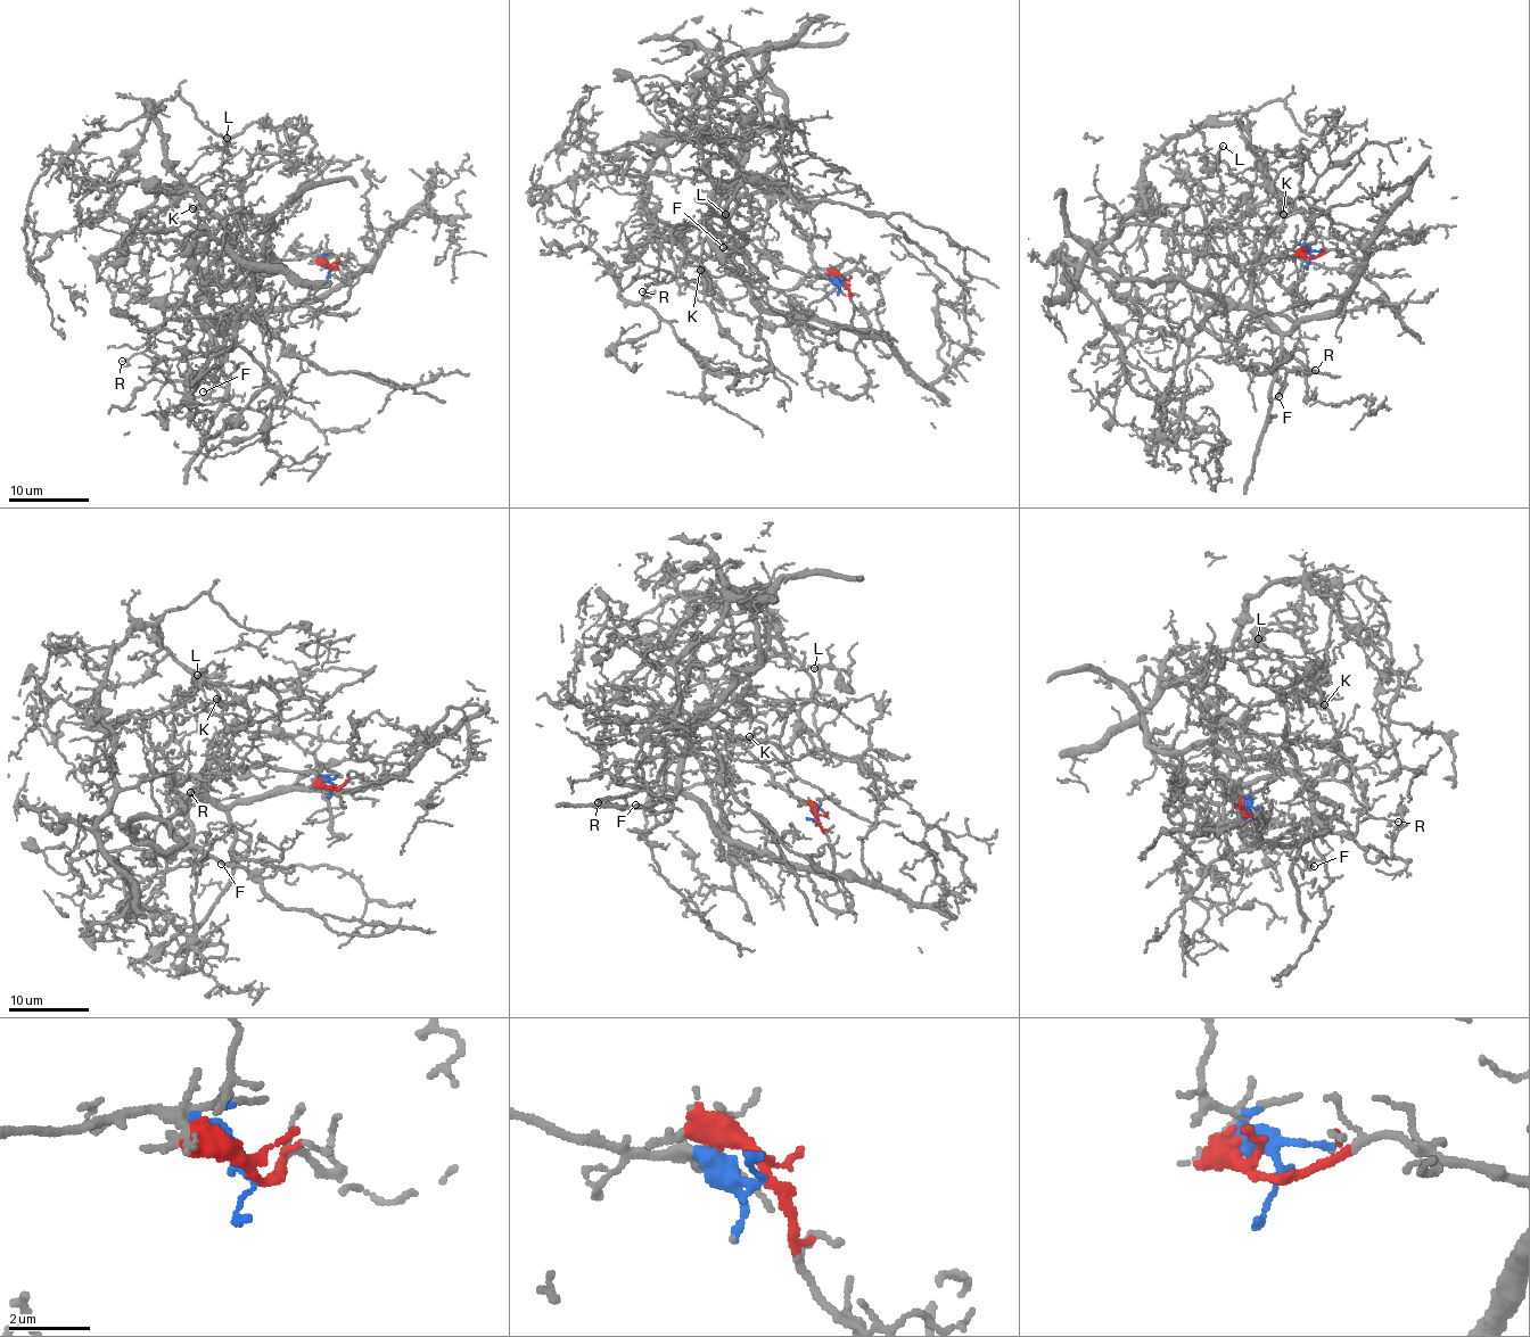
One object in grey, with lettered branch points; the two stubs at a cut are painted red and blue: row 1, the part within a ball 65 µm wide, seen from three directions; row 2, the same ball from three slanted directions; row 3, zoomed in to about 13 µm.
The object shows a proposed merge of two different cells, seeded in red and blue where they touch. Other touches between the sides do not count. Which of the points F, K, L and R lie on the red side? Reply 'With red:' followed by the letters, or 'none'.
With red: F, R

